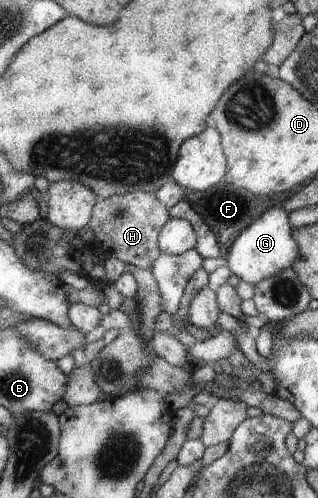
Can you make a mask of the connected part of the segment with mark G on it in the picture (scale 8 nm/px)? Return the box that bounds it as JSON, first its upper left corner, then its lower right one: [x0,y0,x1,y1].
[224,204,301,285]

